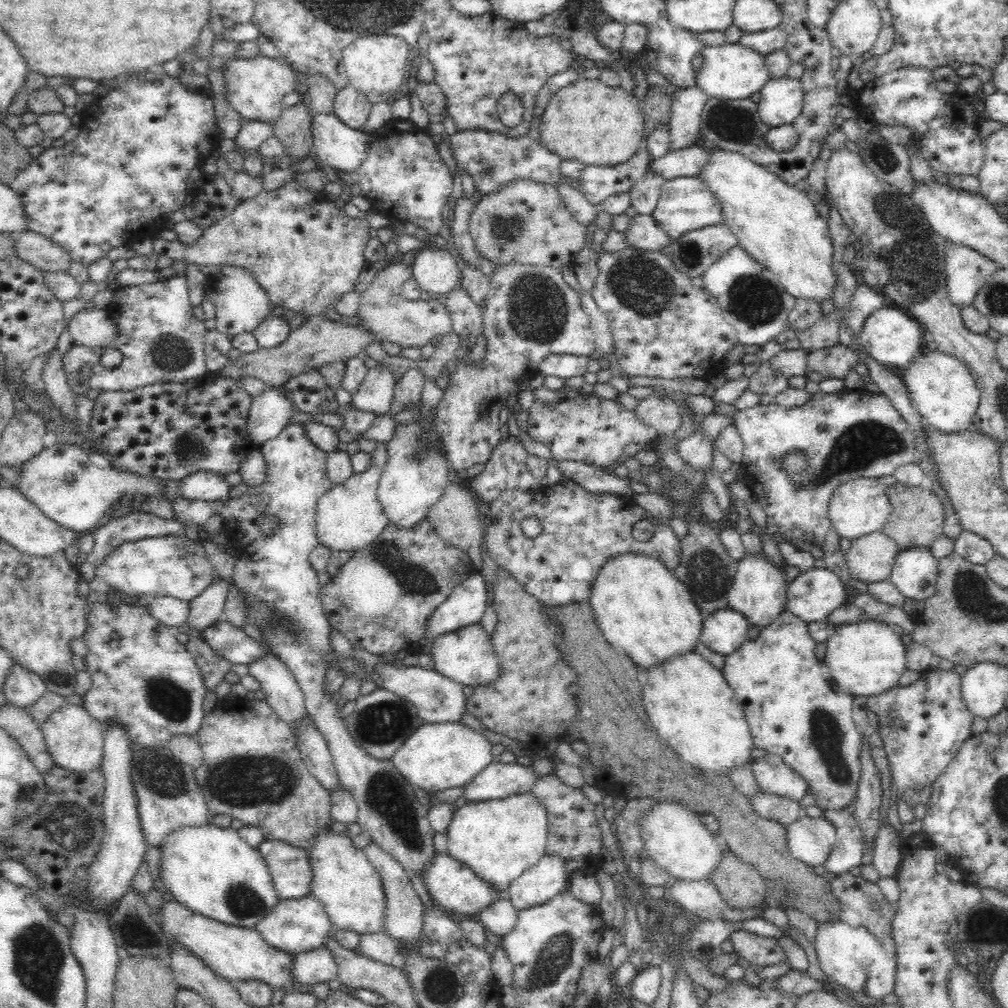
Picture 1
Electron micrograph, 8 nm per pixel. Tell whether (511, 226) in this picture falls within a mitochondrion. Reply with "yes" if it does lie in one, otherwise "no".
yes

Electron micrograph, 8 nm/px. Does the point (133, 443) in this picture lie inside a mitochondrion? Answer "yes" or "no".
no

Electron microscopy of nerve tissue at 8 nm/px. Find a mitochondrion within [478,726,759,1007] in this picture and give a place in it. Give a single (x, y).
(556, 954)

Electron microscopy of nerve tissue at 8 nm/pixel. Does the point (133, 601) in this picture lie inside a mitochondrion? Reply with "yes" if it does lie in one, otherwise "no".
no

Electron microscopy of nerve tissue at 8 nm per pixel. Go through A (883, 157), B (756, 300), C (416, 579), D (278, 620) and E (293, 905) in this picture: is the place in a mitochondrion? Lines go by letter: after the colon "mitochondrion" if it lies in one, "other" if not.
A: mitochondrion
B: mitochondrion
C: mitochondrion
D: other
E: other

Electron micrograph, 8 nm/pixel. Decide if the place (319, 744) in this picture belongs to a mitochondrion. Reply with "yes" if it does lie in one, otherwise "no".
no

